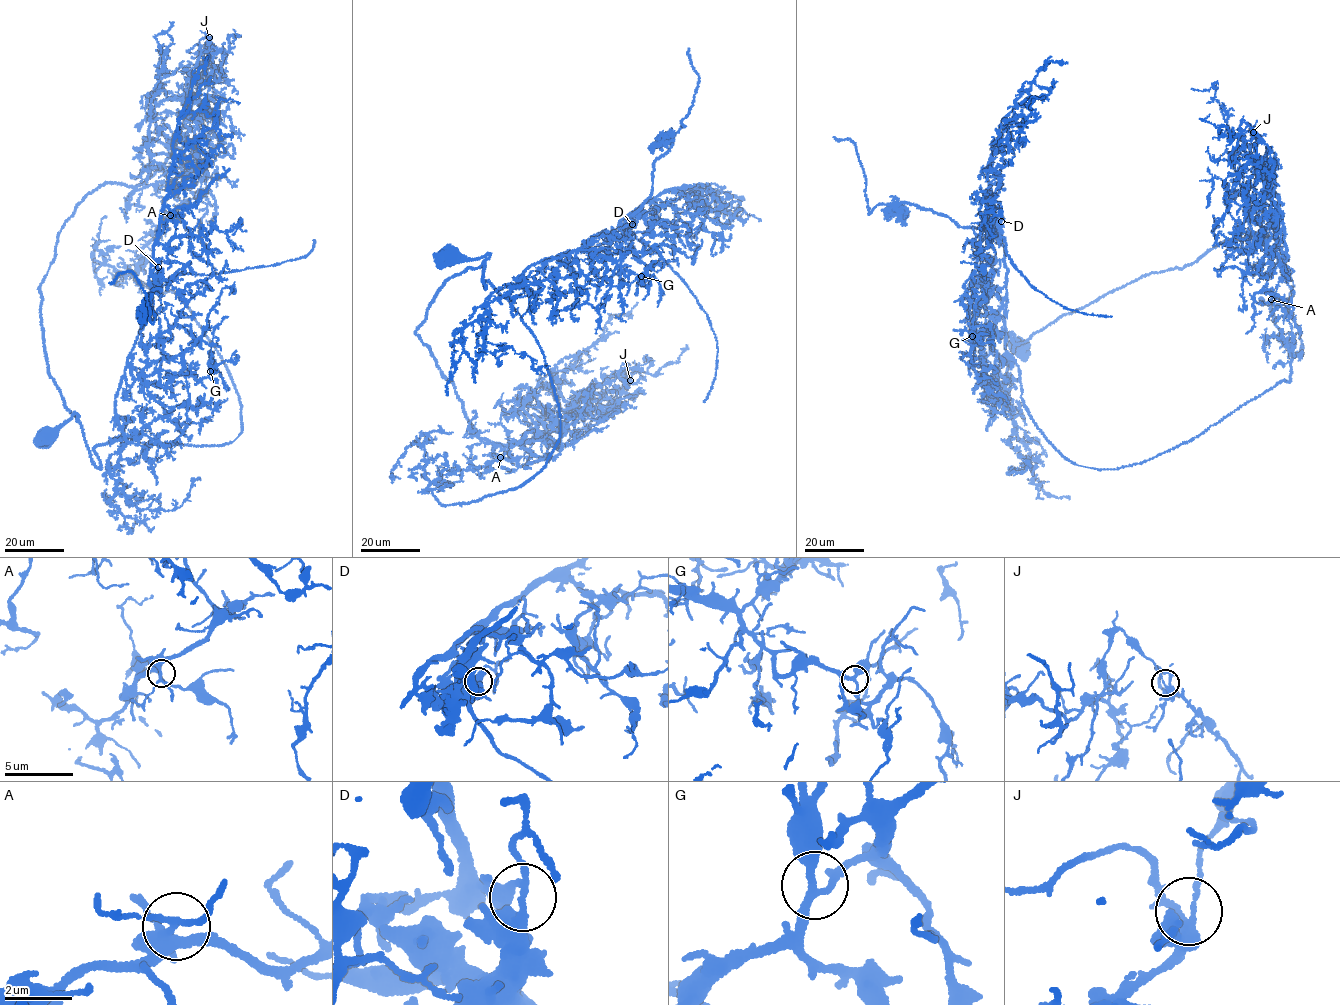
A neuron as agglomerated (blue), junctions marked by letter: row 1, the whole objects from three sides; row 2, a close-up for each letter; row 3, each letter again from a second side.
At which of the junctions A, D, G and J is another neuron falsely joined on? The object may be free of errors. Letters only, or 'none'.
D

